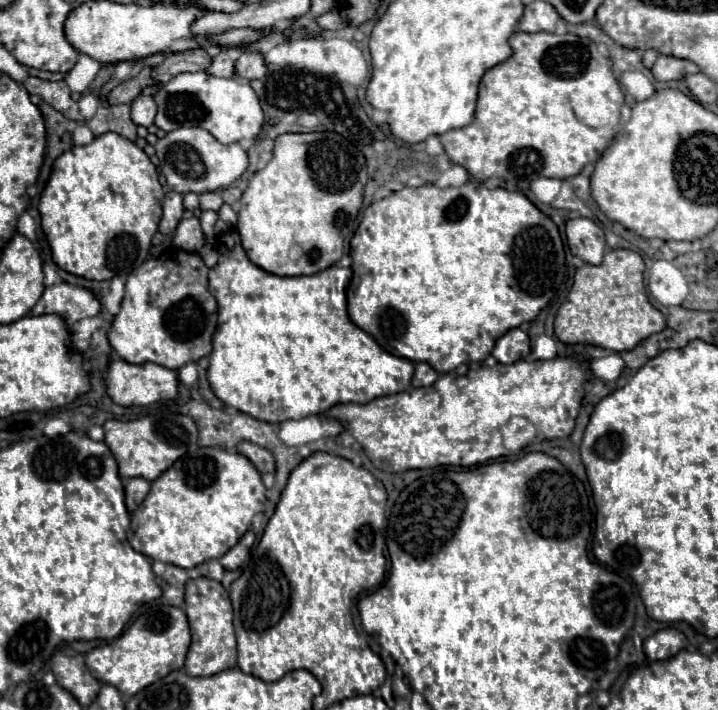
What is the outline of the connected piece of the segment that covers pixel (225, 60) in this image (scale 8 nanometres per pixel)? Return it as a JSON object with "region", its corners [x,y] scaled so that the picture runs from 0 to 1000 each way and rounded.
{"region":[[[309,69],[304,77],[295,80],[295,89],[287,103],[298,108],[326,108],[326,83],[320,83],[320,77]]]}

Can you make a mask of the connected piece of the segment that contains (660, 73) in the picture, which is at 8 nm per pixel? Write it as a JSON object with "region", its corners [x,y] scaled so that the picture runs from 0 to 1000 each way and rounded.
{"region":[[[916,77],[911,94],[908,94],[908,106],[914,108],[914,114],[947,114],[955,106],[972,103],[975,97],[953,83],[942,83],[942,80],[930,80],[930,77]]]}

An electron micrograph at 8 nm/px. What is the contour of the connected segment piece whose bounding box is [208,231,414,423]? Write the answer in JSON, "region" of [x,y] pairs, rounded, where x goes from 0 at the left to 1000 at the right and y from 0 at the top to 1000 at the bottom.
{"region":[[[318,325],[318,328],[309,328],[298,348],[304,351],[306,356],[306,368],[301,376],[292,379],[292,413],[301,418],[304,424],[304,463],[301,463],[301,472],[298,472],[298,492],[295,492],[295,500],[292,500],[292,517],[290,517],[290,537],[292,537],[292,545],[295,551],[301,554],[301,559],[318,570],[318,573],[326,573],[337,582],[345,582],[357,590],[365,590],[365,593],[373,593],[373,596],[393,596],[393,593],[401,593],[401,590],[423,590],[423,587],[432,587],[432,585],[443,585],[443,582],[451,582],[457,579],[460,573],[471,570],[471,568],[513,568],[518,562],[526,562],[526,559],[535,559],[535,556],[552,556],[552,554],[560,554],[571,545],[571,537],[574,537],[574,528],[577,528],[577,514],[574,508],[563,506],[563,503],[552,503],[552,500],[543,500],[538,497],[535,492],[529,492],[529,486],[504,463],[499,463],[490,452],[486,449],[483,438],[482,407],[490,394],[492,383],[489,377],[475,377],[469,373],[448,382],[448,385],[440,385],[440,387],[432,387],[432,390],[387,390],[387,387],[376,387],[370,382],[365,382],[362,376],[357,376],[340,356],[337,345],[334,345],[334,334],[329,325]]]}

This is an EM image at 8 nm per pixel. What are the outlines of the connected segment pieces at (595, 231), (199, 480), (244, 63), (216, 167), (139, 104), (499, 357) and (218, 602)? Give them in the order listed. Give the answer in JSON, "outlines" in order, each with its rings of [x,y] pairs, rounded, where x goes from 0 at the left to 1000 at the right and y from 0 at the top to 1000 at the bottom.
{"outlines":[[[[816,306],[794,308],[787,317],[787,330],[797,359],[808,362],[822,373],[838,370],[844,334],[841,334],[841,325],[825,308],[816,308]]],[[[281,630],[273,635],[273,641],[259,644],[259,655],[253,644],[234,663],[228,663],[228,669],[212,677],[206,700],[184,723],[178,762],[189,776],[209,787],[220,787],[226,793],[237,793],[253,801],[267,801],[284,790],[306,787],[318,773],[323,773],[334,762],[334,756],[348,745],[351,728],[368,720],[368,708],[370,686],[348,646],[331,638],[320,638],[315,632]]],[[[337,72],[334,80],[329,83],[329,106],[340,108],[340,111],[365,111],[370,106],[370,92],[365,77],[359,75],[348,75],[348,72]]],[[[251,179],[231,187],[214,204],[217,218],[223,224],[223,238],[231,246],[231,258],[237,269],[245,272],[287,272],[304,269],[326,258],[345,235],[345,218],[334,204],[312,204],[301,199],[281,179]]],[[[192,134],[187,142],[184,142],[184,170],[189,176],[201,176],[201,179],[209,179],[214,173],[214,165],[217,165],[217,142],[206,134]]],[[[713,463],[702,469],[685,494],[685,503],[694,511],[719,511],[724,506],[733,506],[741,497],[738,492],[738,475],[727,463]]],[[[290,813],[265,815],[259,821],[259,866],[267,886],[267,908],[259,923],[259,948],[270,954],[292,954],[312,942],[329,939],[329,894],[323,883],[323,852],[309,821]]]]}

